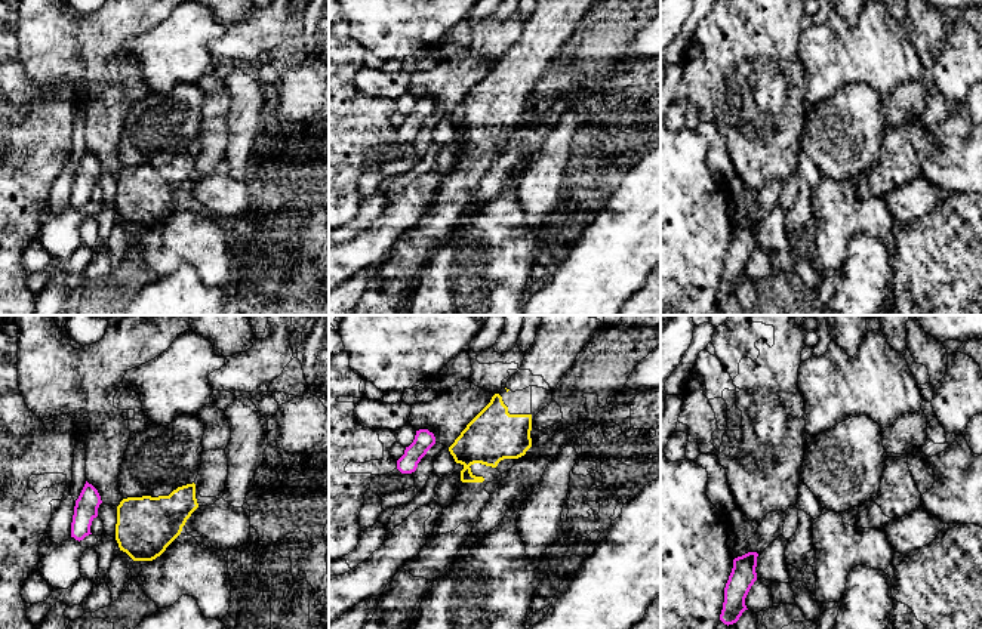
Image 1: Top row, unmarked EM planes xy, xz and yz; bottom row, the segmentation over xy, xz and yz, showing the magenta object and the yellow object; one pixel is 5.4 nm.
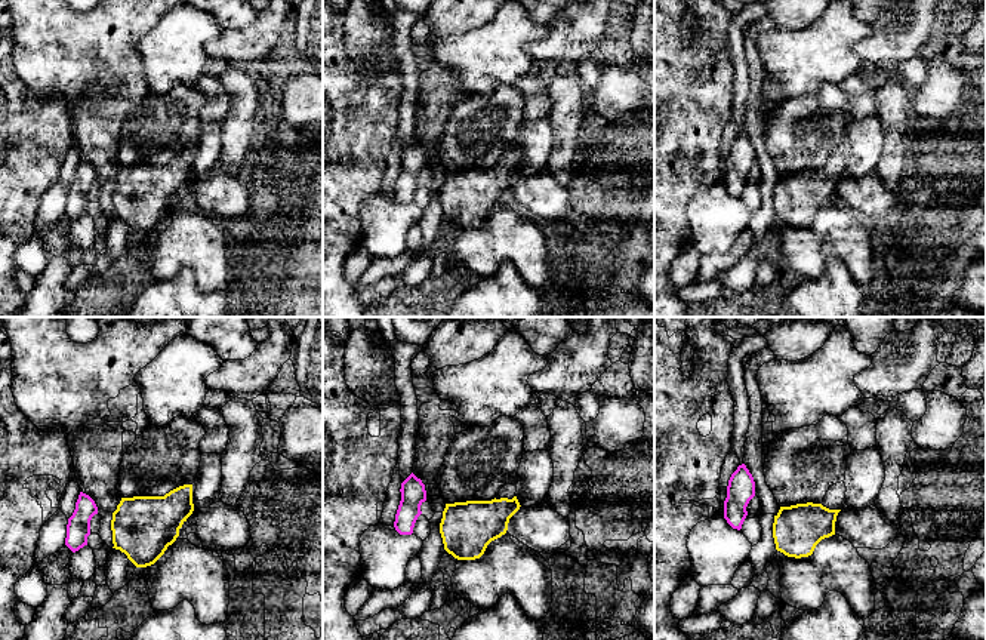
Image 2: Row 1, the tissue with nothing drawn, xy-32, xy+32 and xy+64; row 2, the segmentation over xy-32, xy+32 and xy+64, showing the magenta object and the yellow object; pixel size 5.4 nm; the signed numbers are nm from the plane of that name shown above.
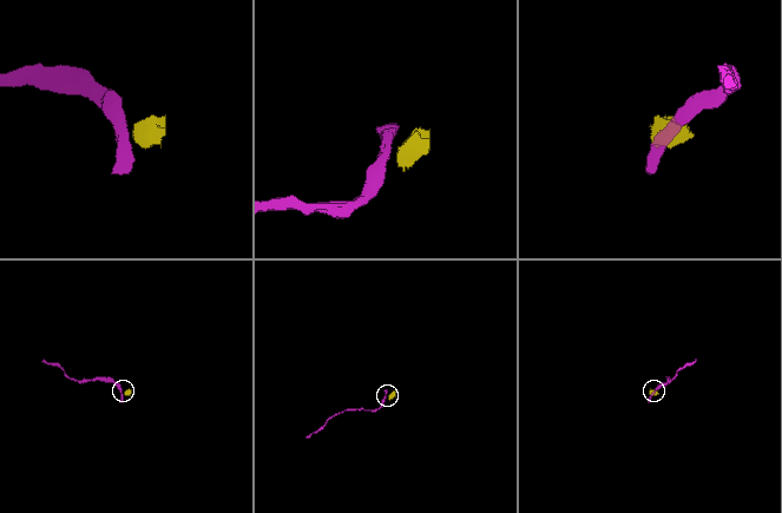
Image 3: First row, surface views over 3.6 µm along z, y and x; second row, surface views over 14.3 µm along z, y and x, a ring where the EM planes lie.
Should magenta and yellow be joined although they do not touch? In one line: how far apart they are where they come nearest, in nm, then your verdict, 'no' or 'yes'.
80 nm | no

